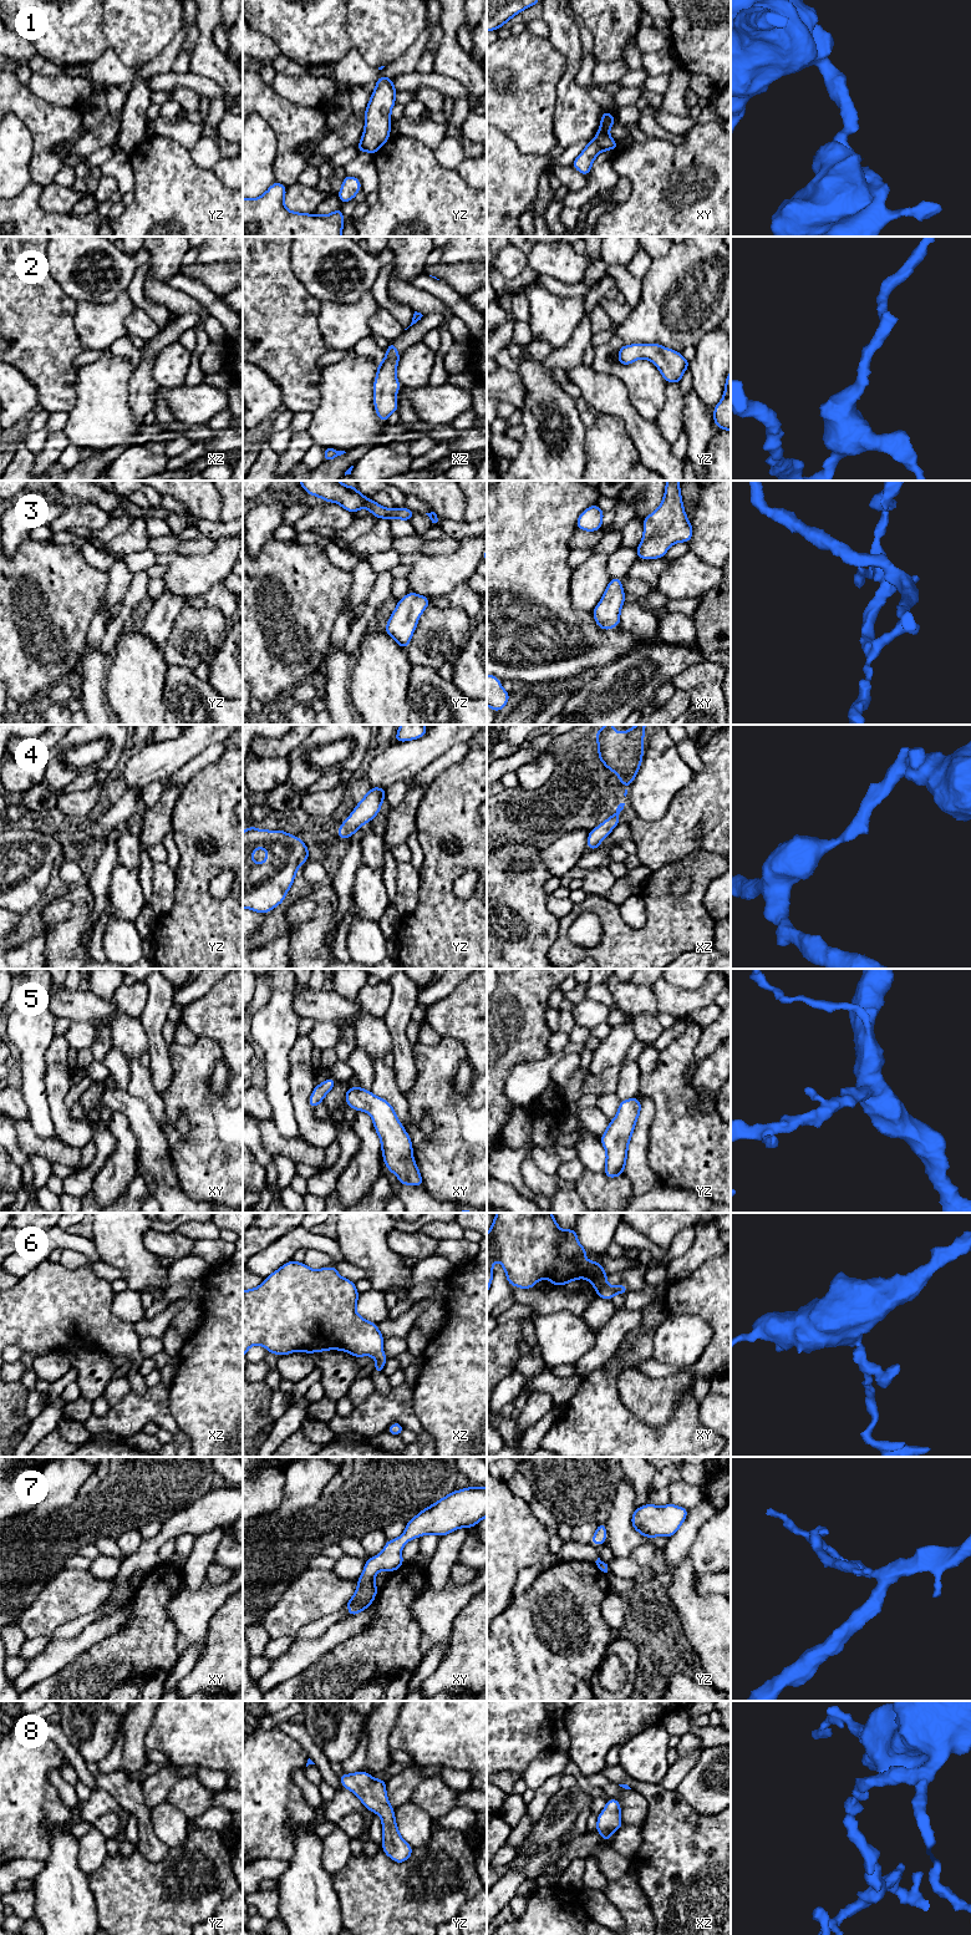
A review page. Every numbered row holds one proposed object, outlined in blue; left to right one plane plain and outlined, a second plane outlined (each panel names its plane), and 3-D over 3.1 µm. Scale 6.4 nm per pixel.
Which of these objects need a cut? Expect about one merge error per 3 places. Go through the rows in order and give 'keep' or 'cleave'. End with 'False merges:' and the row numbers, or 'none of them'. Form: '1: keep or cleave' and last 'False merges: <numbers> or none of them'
1: cleave
2: keep
3: keep
4: keep
5: keep
6: keep
7: keep
8: keep
False merges: 1

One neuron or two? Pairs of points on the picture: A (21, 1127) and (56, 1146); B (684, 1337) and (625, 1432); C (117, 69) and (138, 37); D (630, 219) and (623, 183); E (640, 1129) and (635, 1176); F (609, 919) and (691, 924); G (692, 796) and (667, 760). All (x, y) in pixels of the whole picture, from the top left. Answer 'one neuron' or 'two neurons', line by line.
A: one neuron
B: two neurons
C: two neurons
D: two neurons
E: one neuron
F: one neuron
G: two neurons

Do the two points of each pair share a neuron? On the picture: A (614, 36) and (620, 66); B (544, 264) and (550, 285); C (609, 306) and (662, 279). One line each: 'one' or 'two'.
A: two
B: two
C: two

